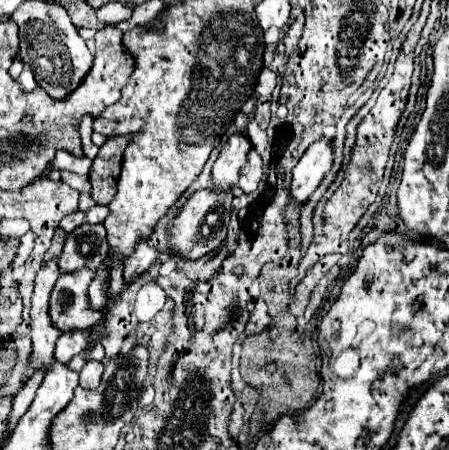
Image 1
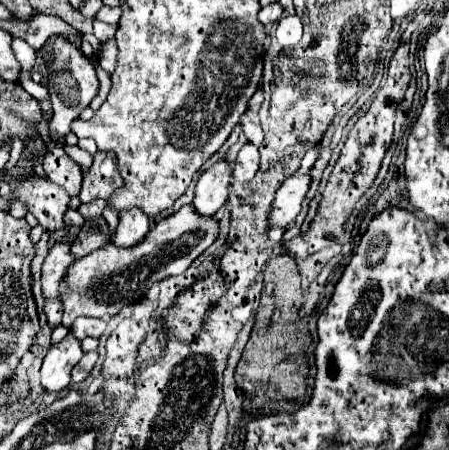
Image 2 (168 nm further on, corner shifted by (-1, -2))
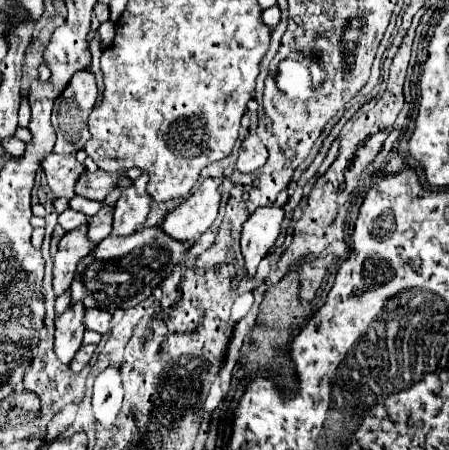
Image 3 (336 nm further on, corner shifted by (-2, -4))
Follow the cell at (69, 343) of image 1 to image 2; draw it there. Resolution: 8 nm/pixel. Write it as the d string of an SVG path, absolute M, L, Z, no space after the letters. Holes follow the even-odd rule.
M77 317L73 321L71 333L77 339L85 339L85 337L101 337L105 331L105 321L103 319L89 319L89 317Z

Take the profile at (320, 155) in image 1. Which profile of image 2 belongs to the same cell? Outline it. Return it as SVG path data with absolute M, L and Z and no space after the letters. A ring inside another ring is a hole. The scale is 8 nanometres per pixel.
M295 173L289 179L283 181L283 185L277 189L275 199L271 203L271 211L267 215L267 227L269 229L285 229L301 211L301 203L305 199L305 193L309 189L309 173Z

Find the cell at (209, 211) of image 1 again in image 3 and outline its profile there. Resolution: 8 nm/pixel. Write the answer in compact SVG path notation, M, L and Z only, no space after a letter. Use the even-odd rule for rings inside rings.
M160 225L150 229L142 227L138 233L124 239L114 235L106 237L106 241L98 243L96 249L78 263L74 285L70 287L70 305L82 303L84 307L96 307L108 313L136 307L140 301L152 295L152 287L160 285L162 279L184 261L188 251L190 247L186 243L170 239Z

